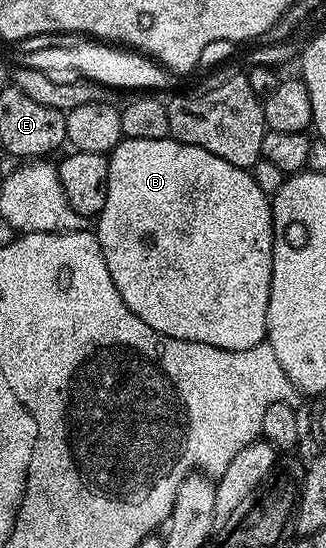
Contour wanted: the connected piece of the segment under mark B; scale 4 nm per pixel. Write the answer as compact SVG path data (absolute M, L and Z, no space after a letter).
M170 135L162 139L124 137L107 154L107 158L106 207L102 207L100 216L95 218L94 232L102 247L102 259L106 259L110 279L114 279L118 295L122 295L122 303L126 303L126 307L130 307L130 311L134 311L134 315L138 315L142 323L147 323L154 327L154 331L170 335L174 339L206 343L210 347L226 351L246 351L261 344L268 331L266 307L270 303L272 278L272 203L269 194L264 193L258 183L254 183L251 172L234 167L234 163L226 163L226 159L218 159L218 155L210 155L210 151L202 151L202 147L176 141Z

